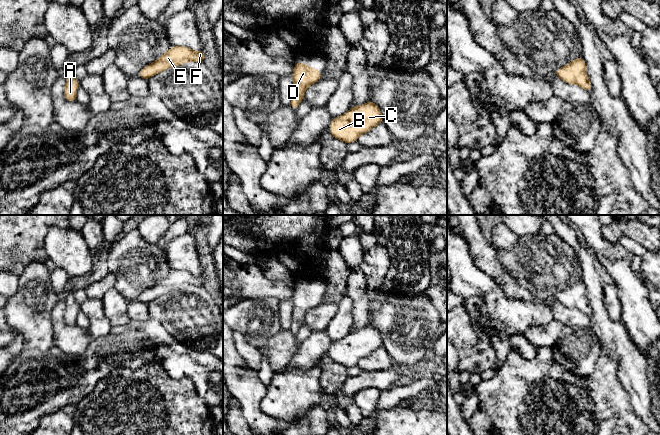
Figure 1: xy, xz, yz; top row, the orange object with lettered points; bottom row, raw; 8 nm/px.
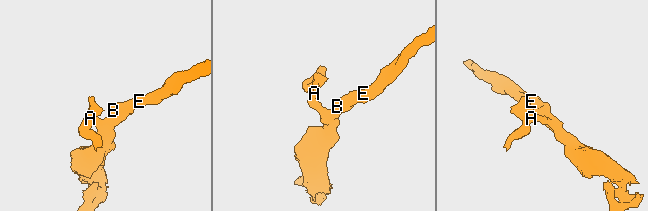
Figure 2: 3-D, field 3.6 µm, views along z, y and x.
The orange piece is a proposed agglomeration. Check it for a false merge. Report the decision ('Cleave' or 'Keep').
Keep

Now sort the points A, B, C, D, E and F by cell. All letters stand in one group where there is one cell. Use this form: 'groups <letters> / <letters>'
groups A B C D E F

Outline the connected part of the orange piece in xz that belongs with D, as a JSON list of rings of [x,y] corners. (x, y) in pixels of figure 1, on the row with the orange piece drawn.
[[[295,62],[292,73],[293,86],[290,107],[296,110],[305,97],[305,90],[322,78],[322,74],[316,68],[304,63]]]

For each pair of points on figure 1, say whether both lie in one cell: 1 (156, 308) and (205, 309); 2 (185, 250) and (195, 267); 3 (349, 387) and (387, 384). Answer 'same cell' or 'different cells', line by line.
1: same cell
2: same cell
3: same cell

